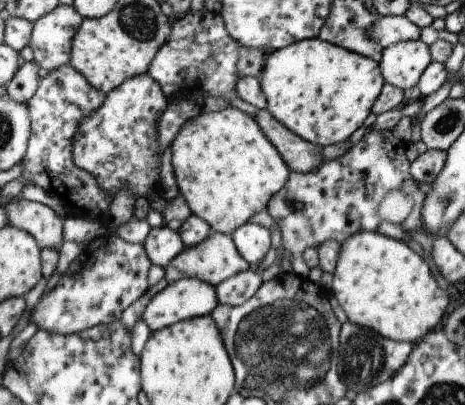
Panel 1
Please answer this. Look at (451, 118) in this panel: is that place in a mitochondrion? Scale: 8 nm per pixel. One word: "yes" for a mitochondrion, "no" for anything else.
yes

